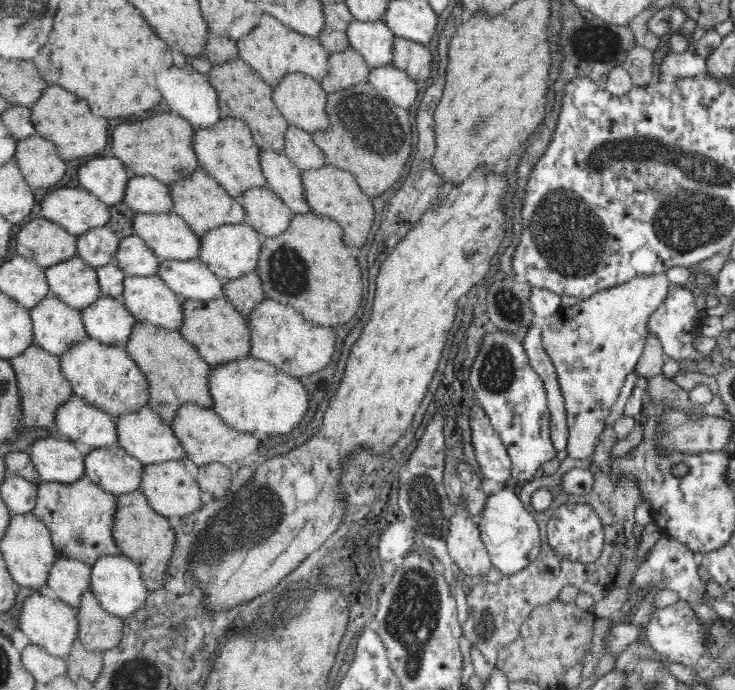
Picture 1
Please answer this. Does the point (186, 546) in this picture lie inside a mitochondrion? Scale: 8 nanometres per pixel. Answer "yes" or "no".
yes

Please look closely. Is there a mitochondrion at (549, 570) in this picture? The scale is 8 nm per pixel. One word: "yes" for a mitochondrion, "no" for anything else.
no

